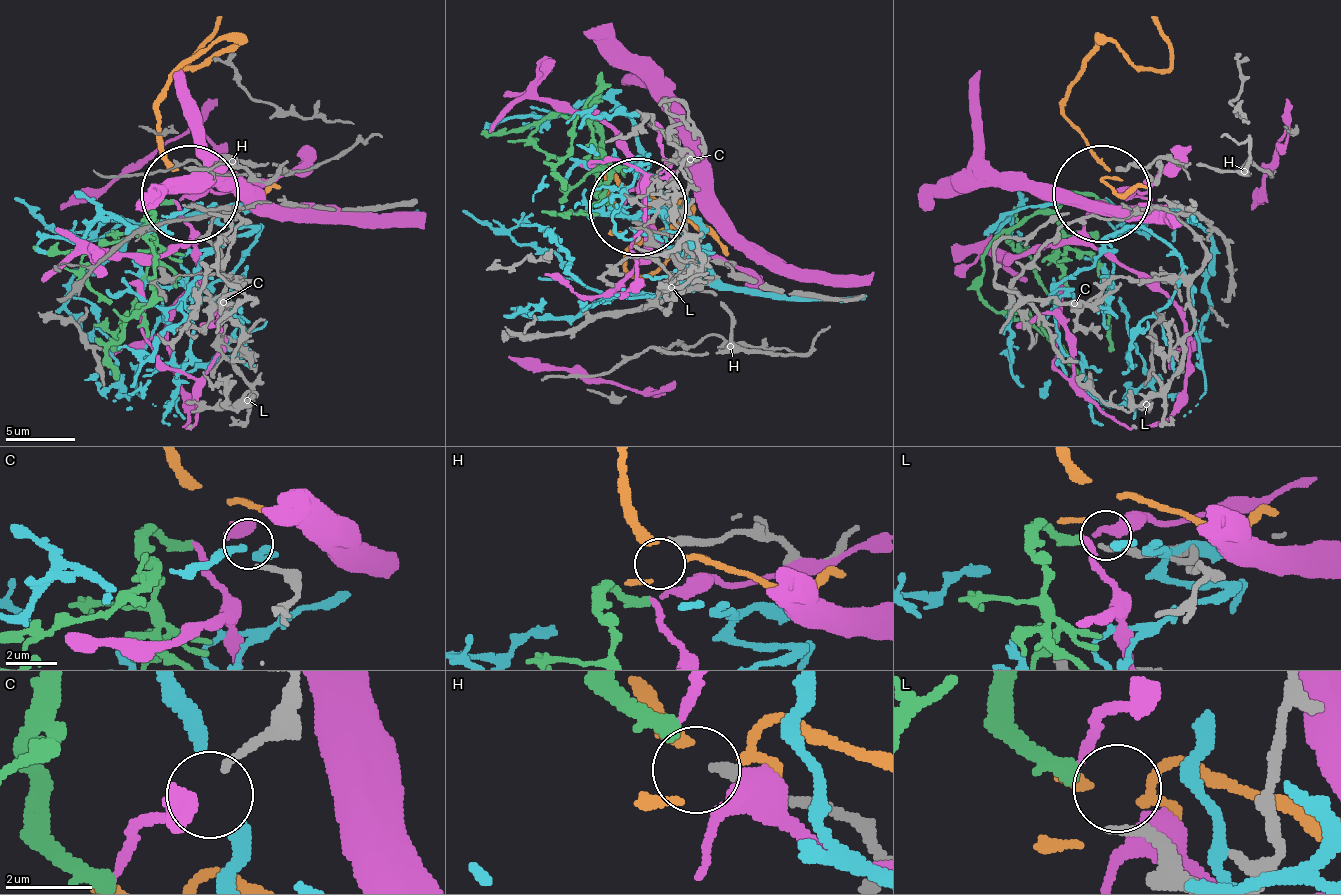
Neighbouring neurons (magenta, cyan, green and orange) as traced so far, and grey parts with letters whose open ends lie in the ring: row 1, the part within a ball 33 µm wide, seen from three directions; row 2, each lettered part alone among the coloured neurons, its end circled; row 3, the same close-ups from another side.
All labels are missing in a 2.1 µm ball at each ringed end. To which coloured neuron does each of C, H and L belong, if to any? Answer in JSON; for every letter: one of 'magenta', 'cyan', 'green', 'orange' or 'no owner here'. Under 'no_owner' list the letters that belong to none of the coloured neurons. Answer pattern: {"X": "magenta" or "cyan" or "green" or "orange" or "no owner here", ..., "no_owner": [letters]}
{"C": "no owner here", "H": "no owner here", "L": "green", "no_owner": ["C", "H"]}

